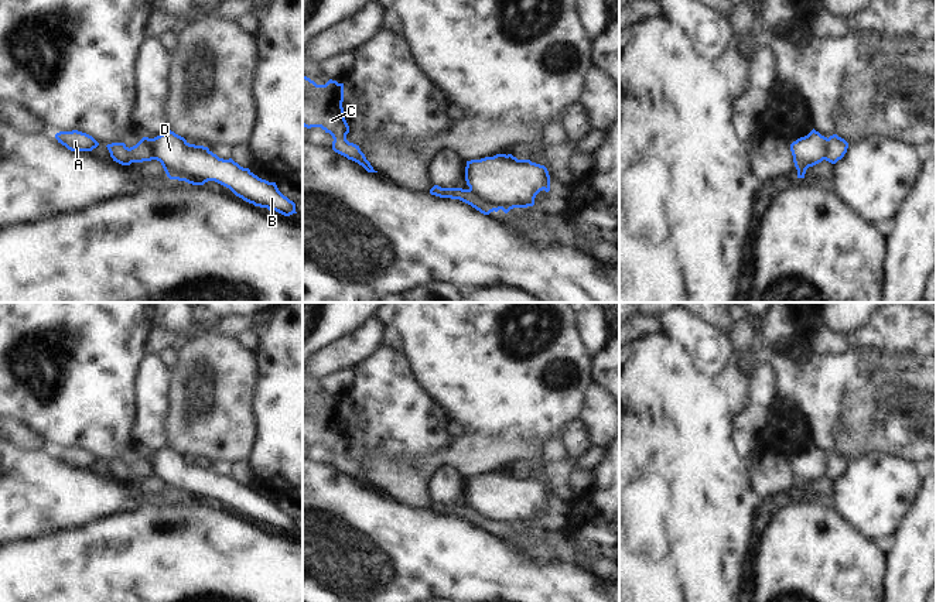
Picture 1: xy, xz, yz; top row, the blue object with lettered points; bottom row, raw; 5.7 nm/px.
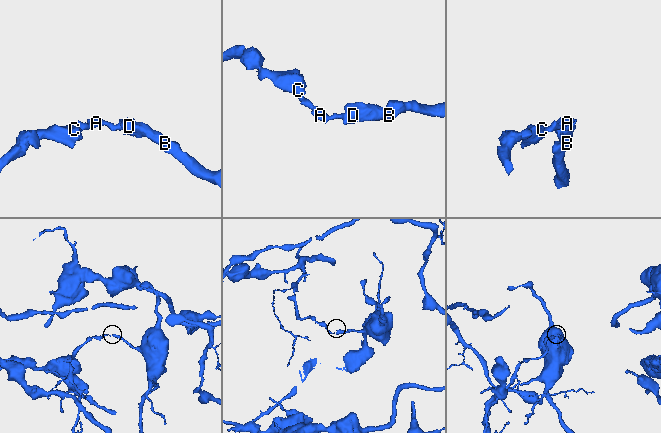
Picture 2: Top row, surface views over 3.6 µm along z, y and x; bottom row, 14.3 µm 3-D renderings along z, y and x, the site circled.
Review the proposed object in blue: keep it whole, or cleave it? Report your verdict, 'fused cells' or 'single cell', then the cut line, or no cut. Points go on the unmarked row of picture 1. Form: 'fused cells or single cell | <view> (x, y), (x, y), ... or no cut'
fused cells | xz (470, 505), (498, 526)

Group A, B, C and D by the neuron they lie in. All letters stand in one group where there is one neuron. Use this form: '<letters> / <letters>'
A C / B D

